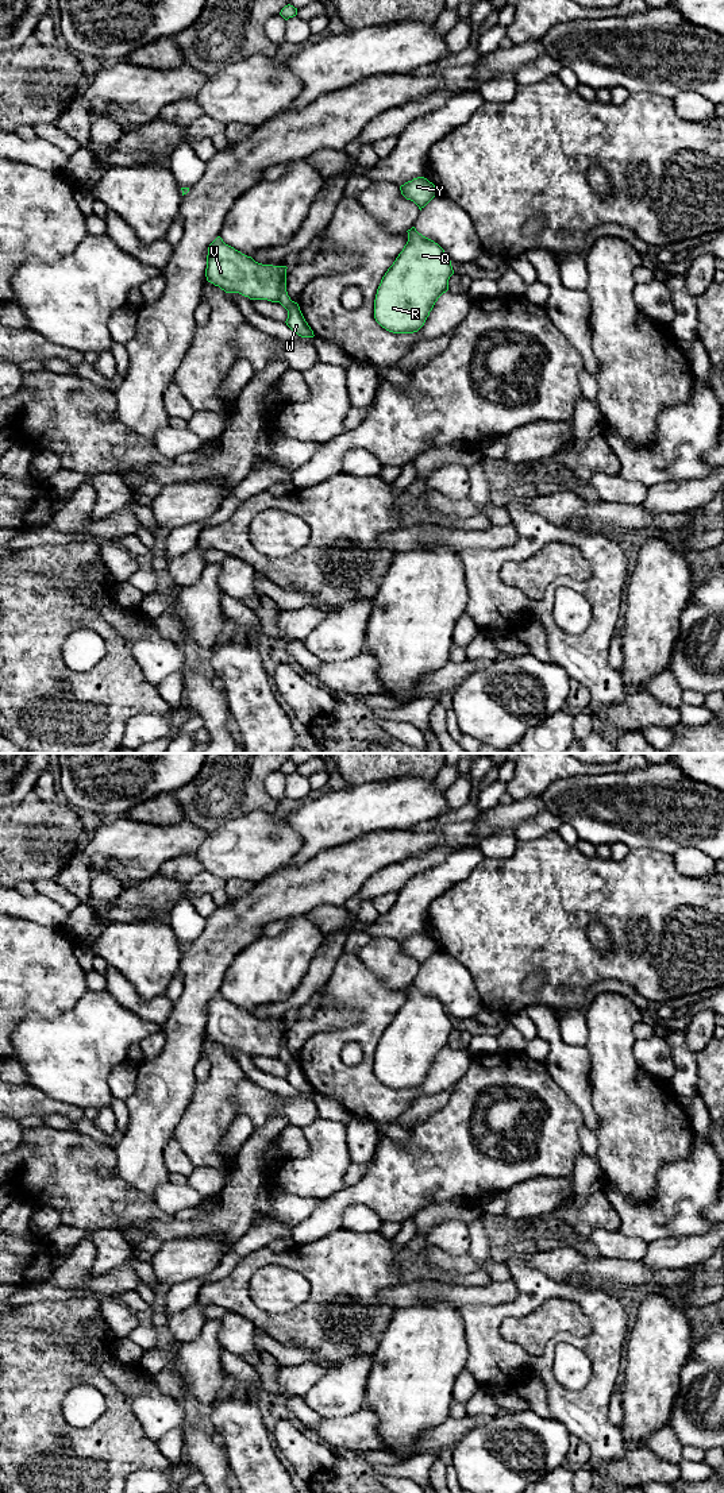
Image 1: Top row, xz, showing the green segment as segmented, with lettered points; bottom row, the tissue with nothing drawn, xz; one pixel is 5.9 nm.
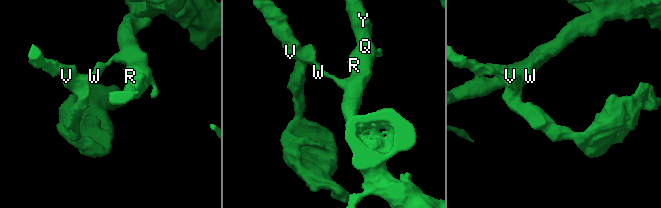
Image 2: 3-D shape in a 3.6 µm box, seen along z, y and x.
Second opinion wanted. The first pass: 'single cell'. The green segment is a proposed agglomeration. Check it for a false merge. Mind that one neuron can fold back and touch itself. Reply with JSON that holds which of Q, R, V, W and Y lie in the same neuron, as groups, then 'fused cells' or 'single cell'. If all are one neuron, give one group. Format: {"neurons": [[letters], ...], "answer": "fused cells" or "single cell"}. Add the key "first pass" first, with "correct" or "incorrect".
{"first pass": "incorrect", "neurons": [["Q", "R", "W", "Y"], ["V"]], "answer": "fused cells"}

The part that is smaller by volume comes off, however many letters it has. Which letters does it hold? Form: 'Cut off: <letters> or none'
Cut off: V

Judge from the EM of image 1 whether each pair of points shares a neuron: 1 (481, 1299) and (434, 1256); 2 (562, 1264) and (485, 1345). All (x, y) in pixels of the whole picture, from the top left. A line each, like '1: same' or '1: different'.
1: different
2: different

